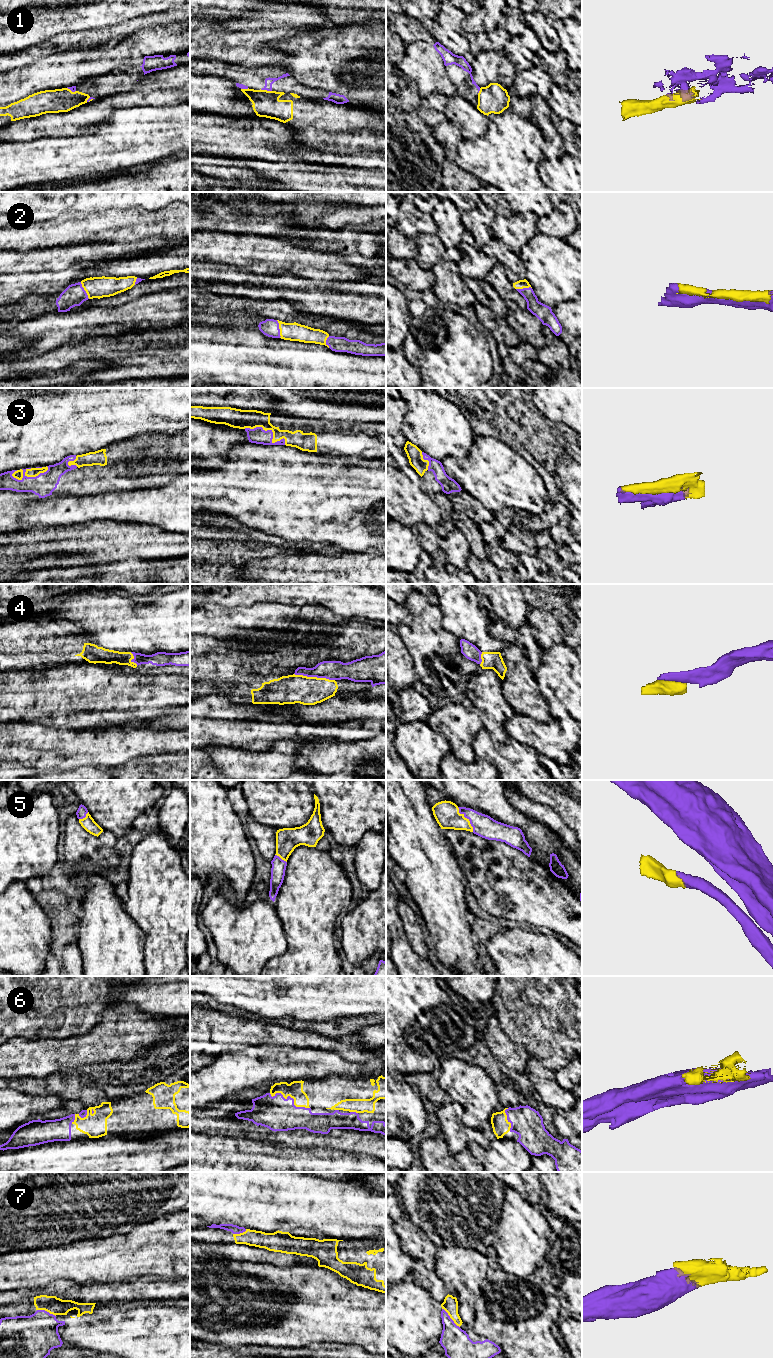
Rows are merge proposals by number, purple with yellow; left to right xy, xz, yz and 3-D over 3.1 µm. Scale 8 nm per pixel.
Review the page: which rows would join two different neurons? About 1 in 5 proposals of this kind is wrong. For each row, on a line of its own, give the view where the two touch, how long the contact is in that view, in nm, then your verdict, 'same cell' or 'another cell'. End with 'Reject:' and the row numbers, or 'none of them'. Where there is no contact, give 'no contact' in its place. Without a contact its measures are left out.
1: xz | 100 nm | another cell
2: xz | 150 nm | same cell
3: xy | 320 nm | same cell
4: xz | 340 nm | same cell
5: yz | 240 nm | same cell
6: xz | 340 nm | same cell
7: yz | 220 nm | same cell
Reject: 1

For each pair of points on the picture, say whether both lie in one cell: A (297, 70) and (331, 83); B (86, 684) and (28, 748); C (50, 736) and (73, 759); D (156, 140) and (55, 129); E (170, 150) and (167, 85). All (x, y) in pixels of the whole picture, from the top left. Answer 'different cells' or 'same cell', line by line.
A: same cell
B: different cells
C: same cell
D: different cells
E: different cells

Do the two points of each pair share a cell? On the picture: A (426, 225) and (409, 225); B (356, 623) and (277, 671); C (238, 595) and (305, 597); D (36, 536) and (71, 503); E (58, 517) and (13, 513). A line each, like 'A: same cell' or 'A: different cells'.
A: same cell
B: same cell
C: same cell
D: different cells
E: same cell

